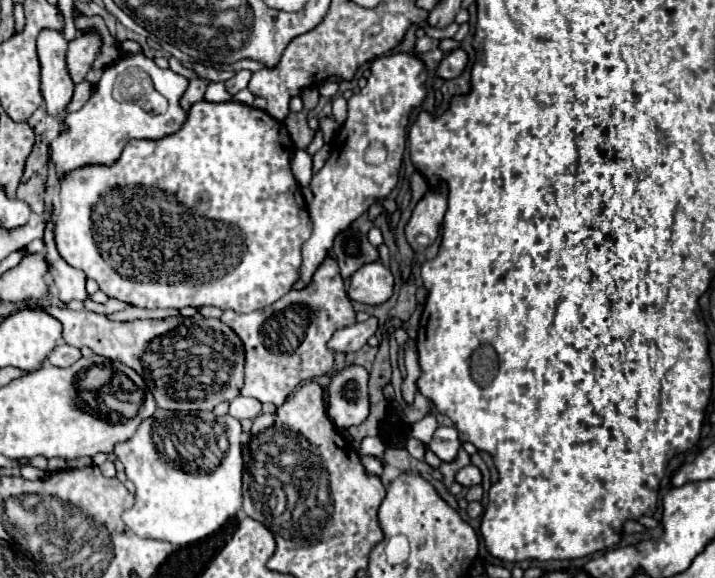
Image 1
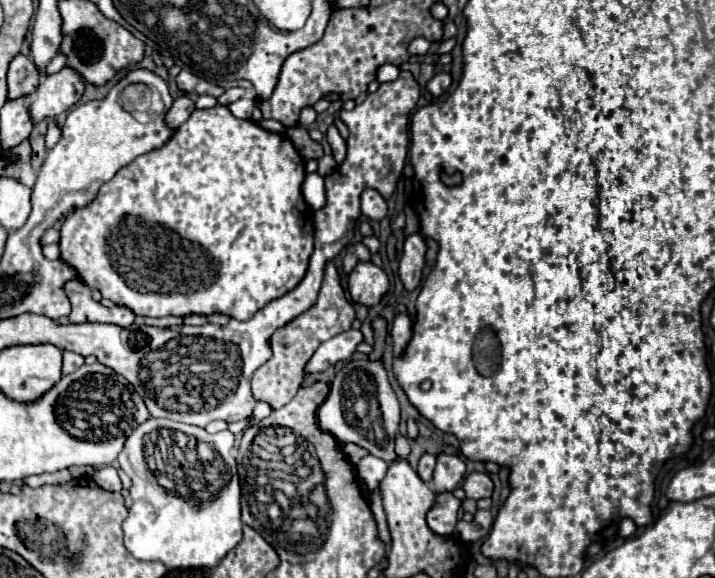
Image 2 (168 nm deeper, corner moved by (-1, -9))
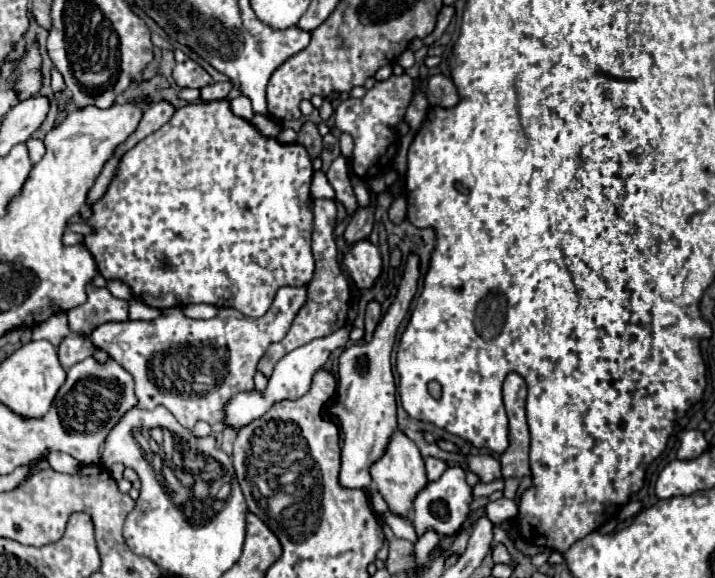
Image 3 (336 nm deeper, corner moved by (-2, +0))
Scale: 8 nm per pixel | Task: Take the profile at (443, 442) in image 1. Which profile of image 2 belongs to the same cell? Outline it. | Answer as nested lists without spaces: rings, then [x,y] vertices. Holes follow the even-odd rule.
[[[439,454],[431,488],[435,492],[451,492],[465,476],[465,464],[457,454]]]

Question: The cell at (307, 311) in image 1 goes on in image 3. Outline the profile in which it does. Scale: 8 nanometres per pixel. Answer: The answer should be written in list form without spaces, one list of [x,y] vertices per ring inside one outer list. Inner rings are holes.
[[[314,199],[314,235],[312,235],[312,251],[316,259],[316,271],[314,279],[308,283],[308,295],[306,303],[298,311],[298,315],[292,321],[292,329],[286,333],[286,337],[278,343],[272,343],[264,357],[258,363],[258,369],[270,377],[274,365],[292,349],[310,343],[316,337],[326,337],[334,333],[336,329],[346,325],[346,313],[348,313],[348,299],[350,299],[350,287],[346,277],[342,275],[340,263],[338,263],[338,251],[334,243],[334,225],[336,225],[336,205],[330,199]]]

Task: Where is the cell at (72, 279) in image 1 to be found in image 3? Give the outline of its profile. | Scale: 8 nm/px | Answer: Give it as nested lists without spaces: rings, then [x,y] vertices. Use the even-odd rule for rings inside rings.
[[[86,287],[88,299],[84,305],[78,305],[68,311],[68,327],[72,333],[90,337],[90,333],[110,321],[128,319],[128,301],[114,297],[106,287]]]

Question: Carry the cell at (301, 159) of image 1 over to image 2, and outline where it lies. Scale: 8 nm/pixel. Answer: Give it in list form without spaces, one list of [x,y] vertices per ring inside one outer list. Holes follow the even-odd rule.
[[[317,172],[305,176],[305,182],[303,182],[301,190],[303,190],[303,198],[305,198],[305,202],[307,202],[313,210],[319,210],[319,208],[325,204],[323,178],[321,178]]]

